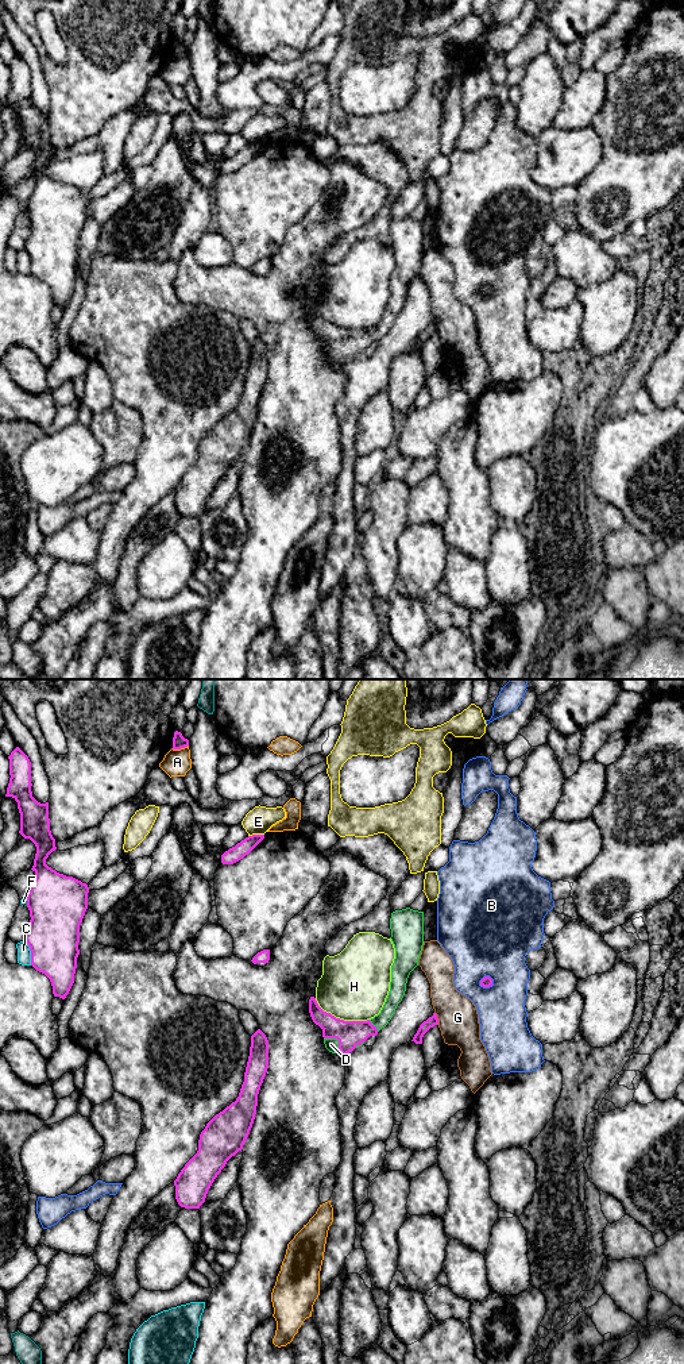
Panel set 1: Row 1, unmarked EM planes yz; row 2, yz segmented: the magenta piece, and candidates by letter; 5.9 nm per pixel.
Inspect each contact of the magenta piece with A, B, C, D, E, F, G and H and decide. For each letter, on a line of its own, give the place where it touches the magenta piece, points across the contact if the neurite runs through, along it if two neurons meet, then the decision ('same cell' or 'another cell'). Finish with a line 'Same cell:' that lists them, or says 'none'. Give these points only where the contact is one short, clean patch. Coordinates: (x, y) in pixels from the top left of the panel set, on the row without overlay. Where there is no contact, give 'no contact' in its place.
A: meets magenta in yz at (180, 57); another cell
B: meets magenta in yz at (487, 295); another cell
C: meets magenta in yz at (31, 261); another cell
D: meets magenta in yz at (337, 347); same cell
E: meets magenta in yz at (255, 143); another cell
F: meets magenta in yz at (27, 210); another cell
G: meets magenta in yz at (437, 327); another cell
H: meets magenta in yz at (339, 327); another cell
Same cell: D

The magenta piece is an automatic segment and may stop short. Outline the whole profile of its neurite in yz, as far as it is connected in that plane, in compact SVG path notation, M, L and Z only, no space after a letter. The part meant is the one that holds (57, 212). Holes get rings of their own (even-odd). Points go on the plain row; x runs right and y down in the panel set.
M16 55L8 68L11 86L5 105L12 105L18 111L20 122L19 142L24 147L30 147L36 155L31 177L35 181L35 189L27 203L31 228L24 248L31 259L31 274L50 288L54 305L65 308L74 292L77 266L80 263L80 234L88 217L89 196L86 192L59 182L46 173L49 163L57 158L55 147L50 139L49 111L40 112L32 105L31 70L28 65Z

